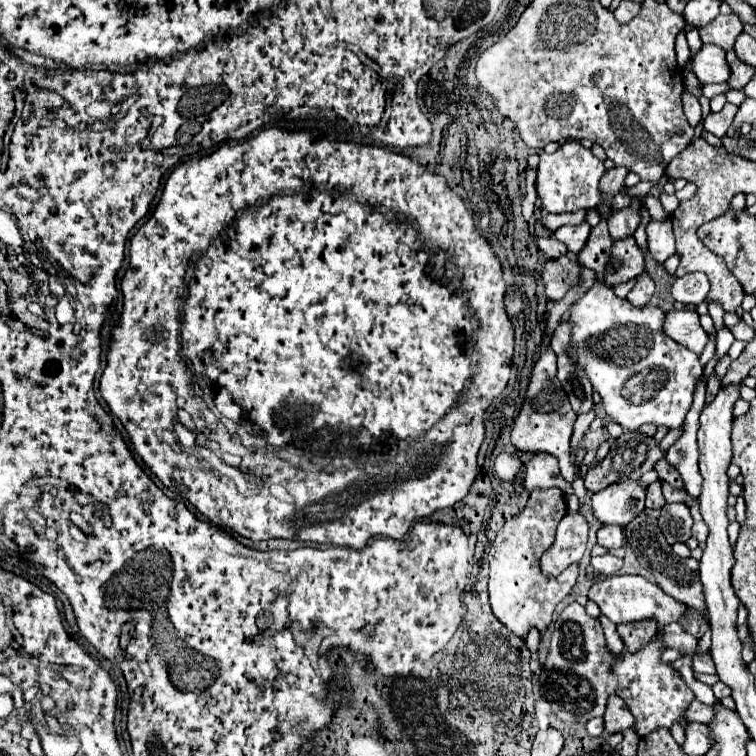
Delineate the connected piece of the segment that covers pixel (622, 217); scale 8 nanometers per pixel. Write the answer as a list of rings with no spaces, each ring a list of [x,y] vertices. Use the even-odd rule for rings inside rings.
[[[645,181],[627,189],[631,203],[625,209],[613,211],[613,215],[609,217],[609,233],[611,233],[613,239],[621,239],[621,237],[635,233],[635,229],[641,223],[641,213],[639,213],[641,197],[645,197],[649,191],[651,191],[651,185],[645,183]]]

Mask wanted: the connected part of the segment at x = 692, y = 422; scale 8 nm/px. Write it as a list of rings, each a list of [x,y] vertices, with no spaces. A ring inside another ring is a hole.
[[[703,379],[697,385],[697,397],[685,417],[683,435],[669,447],[665,459],[681,473],[685,491],[691,497],[699,497],[701,493],[701,473],[699,473],[699,449],[697,449],[697,429],[699,429],[699,413],[705,405],[705,383]]]

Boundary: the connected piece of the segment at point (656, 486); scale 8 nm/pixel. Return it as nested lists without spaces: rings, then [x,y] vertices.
[[[655,481],[647,487],[647,501],[645,505],[651,509],[661,509],[661,505],[665,503],[663,495],[661,495],[661,481]]]

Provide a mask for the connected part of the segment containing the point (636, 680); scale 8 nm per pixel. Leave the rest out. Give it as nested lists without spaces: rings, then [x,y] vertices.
[[[579,603],[567,605],[555,621],[547,659],[543,663],[539,681],[545,687],[545,697],[553,707],[557,719],[565,723],[585,725],[589,719],[605,713],[609,695],[619,695],[635,715],[635,731],[643,737],[657,727],[671,727],[673,721],[683,723],[683,711],[693,701],[691,689],[681,677],[661,663],[663,645],[657,637],[637,653],[623,653],[615,657],[607,651],[599,619],[589,617]]]

